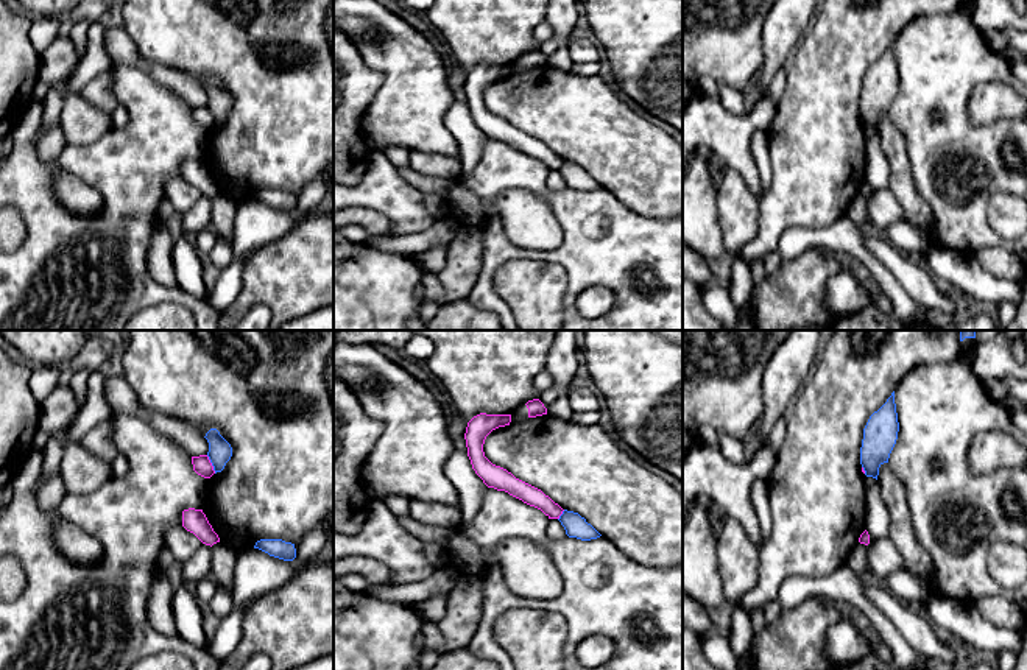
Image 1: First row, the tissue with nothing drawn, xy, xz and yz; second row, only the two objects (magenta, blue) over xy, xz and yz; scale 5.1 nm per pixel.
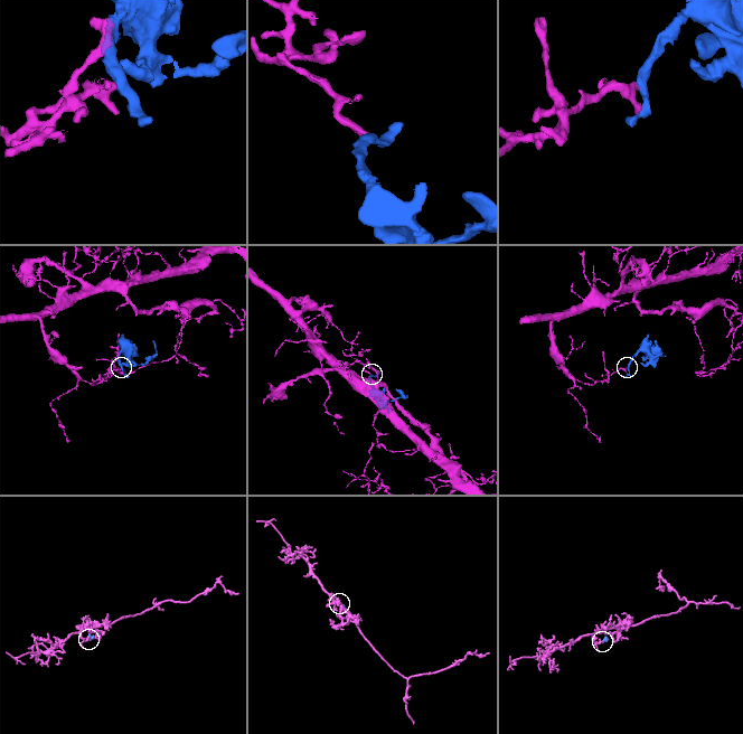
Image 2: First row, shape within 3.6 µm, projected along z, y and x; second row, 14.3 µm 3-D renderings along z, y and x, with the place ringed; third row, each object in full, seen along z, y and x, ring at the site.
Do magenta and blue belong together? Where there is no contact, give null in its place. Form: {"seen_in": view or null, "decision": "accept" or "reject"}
{"seen_in": "xy", "decision": "reject"}

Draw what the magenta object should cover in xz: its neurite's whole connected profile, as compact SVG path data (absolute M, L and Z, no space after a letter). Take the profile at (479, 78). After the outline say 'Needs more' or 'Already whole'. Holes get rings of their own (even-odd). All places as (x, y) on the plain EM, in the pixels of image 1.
M480 64L468 73L464 90L472 120L488 139L508 143L524 154L541 160L549 170L559 170L564 160L558 154L541 140L516 129L511 123L492 115L485 108L483 95L486 87L499 78L510 76L510 73L511 65L486 64Z. Already whole

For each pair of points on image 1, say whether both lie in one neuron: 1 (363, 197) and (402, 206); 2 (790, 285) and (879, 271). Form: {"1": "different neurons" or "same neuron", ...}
{"1": "same neuron", "2": "different neurons"}

